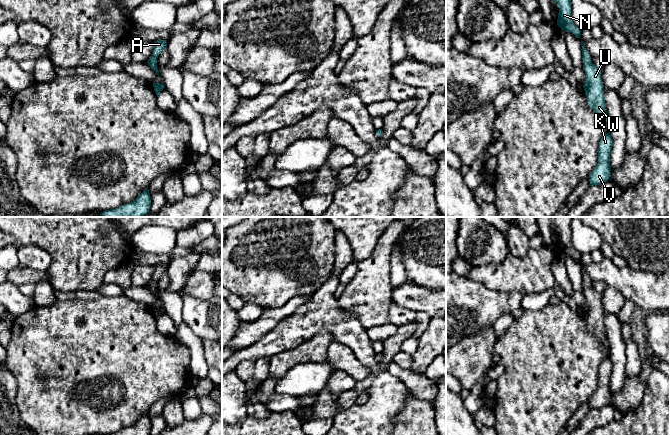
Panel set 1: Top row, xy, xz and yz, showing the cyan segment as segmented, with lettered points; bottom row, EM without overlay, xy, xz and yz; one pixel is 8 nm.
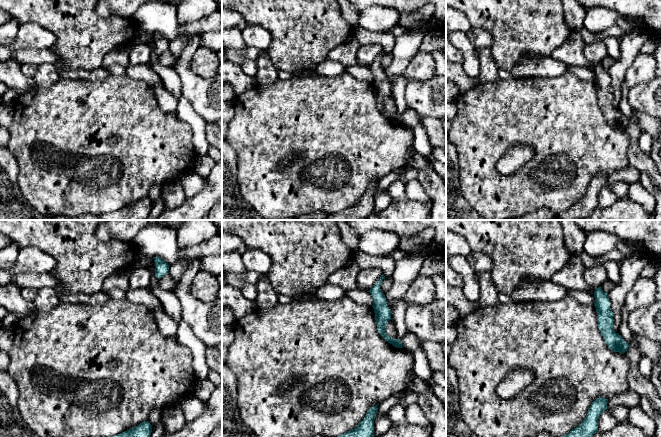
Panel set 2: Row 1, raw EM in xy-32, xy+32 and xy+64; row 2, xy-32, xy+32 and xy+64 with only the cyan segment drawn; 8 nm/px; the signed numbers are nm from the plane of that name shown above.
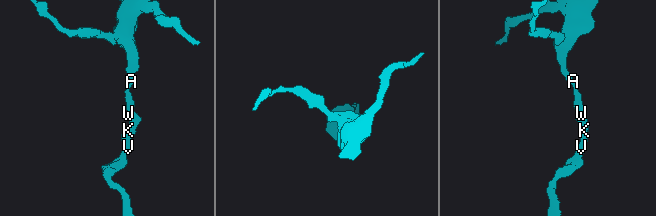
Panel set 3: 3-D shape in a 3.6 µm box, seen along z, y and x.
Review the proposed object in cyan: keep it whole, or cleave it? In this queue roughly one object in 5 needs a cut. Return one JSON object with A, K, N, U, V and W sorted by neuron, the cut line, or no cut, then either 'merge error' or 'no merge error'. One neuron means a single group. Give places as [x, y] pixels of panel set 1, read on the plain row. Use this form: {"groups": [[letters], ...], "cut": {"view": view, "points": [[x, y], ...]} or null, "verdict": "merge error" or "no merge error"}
{"groups": [["A", "K", "N", "U", "V", "W"]], "cut": null, "verdict": "no merge error"}

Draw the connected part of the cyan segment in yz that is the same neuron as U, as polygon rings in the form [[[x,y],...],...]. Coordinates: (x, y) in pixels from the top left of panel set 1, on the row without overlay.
[[[581,264],[583,294],[586,298],[586,305],[583,312],[587,320],[587,326],[589,331],[593,333],[605,346],[609,346],[606,335],[601,294],[592,287],[592,282],[589,280],[583,268],[584,266]]]

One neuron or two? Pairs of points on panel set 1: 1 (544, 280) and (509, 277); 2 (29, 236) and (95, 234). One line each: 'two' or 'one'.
1: one
2: one

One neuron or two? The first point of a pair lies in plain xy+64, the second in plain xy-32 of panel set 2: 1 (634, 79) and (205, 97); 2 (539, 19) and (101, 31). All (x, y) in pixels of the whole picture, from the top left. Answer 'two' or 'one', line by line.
1: two
2: one

